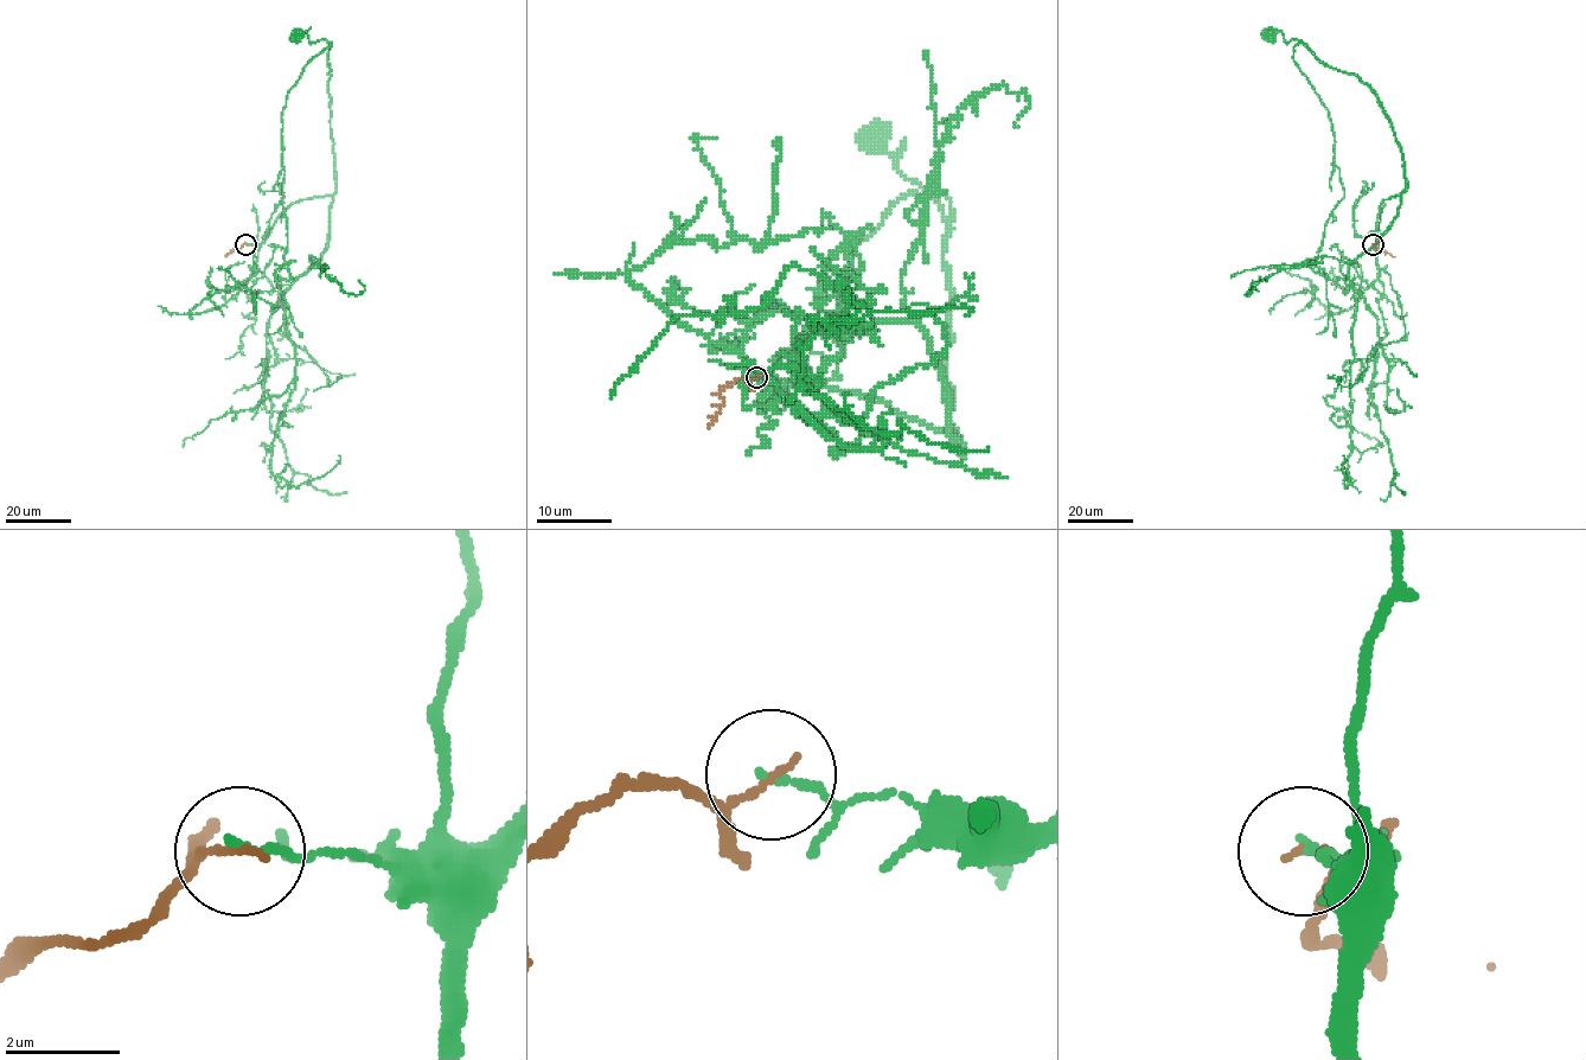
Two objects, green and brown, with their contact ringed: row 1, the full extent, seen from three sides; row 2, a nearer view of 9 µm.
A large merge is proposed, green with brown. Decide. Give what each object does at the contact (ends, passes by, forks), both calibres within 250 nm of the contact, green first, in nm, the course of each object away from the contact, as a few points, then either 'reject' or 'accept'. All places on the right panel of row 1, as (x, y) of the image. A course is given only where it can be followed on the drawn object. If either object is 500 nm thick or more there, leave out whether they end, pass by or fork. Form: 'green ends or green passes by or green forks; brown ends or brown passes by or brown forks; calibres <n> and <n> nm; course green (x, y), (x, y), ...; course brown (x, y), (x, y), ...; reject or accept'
green ends; brown passes by; calibres 120 and 90 nm; course green (1373, 244), (1380, 204), (1405, 187), (1400, 145), (1381, 102), (1355, 75), (1270, 33); course brown (1373, 244), (1379, 253), (1383, 250), (1395, 256); reject

